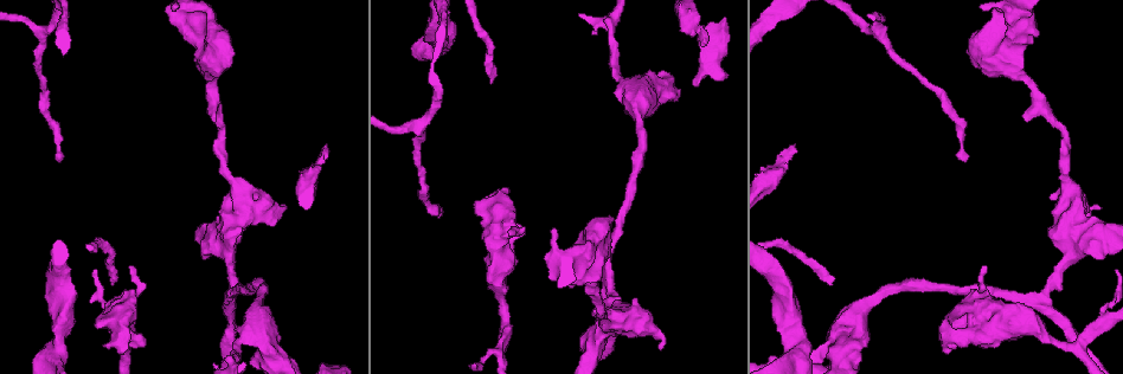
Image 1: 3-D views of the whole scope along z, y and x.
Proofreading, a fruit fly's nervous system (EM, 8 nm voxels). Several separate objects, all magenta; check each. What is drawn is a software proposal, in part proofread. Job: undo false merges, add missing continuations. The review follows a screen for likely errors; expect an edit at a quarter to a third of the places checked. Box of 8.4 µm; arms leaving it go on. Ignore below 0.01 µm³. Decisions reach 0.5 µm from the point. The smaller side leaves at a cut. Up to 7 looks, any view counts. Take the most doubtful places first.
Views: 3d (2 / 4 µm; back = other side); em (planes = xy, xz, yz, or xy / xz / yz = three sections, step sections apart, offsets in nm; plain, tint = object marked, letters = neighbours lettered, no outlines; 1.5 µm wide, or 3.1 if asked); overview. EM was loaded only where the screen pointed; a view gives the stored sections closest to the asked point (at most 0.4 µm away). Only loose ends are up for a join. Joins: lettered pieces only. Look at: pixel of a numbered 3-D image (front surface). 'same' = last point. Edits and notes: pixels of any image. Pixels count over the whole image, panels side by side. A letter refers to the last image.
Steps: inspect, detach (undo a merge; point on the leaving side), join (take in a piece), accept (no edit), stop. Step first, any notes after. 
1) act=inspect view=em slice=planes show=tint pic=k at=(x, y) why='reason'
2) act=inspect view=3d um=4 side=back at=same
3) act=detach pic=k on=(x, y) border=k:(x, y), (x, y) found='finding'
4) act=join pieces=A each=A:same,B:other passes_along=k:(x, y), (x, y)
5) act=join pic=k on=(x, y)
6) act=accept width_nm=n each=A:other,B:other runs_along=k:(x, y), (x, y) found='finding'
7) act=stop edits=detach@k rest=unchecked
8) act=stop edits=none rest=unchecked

act=inspect view=3d um=4 side=back pic=1 at=(113, 279) why='an open end'

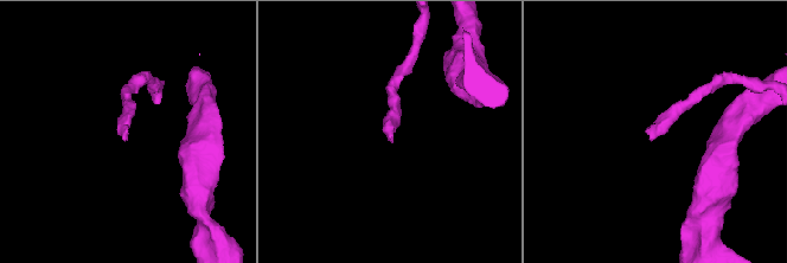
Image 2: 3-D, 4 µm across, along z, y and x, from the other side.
act=inspect view=em slice=planes show=letters pic=2 at=(392, 141) why='need the tissue'

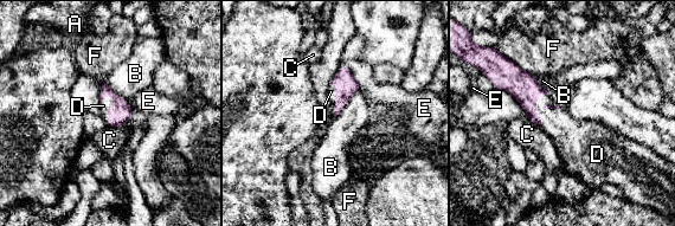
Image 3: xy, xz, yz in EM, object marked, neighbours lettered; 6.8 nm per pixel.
act=join pieces=D each=A:other,B:other,C:other,D:same,E:other,F:other passes_along=3:(119, 111), (108, 108), (103, 105) found='it goes on there'

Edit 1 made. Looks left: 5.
act=inspect view=overview

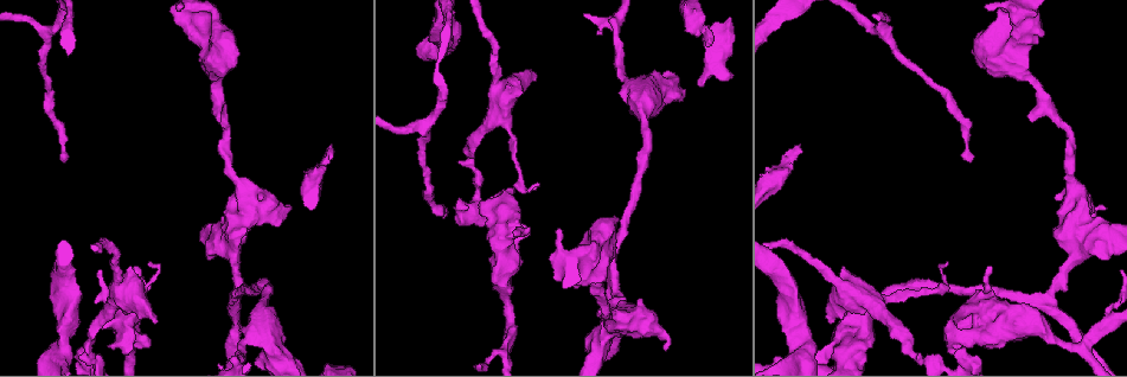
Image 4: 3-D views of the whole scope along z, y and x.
act=inspect view=em slice=xy step=8 show=tint pic=4 at=(135, 269) why='branch stops here'

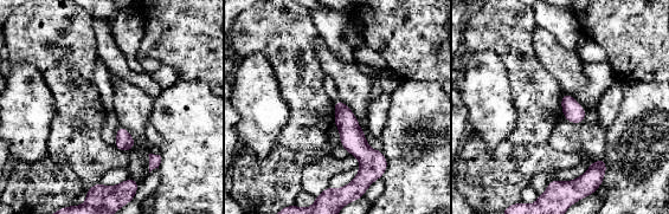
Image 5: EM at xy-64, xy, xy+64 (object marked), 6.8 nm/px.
act=inspect view=em slice=planes show=letters at=same

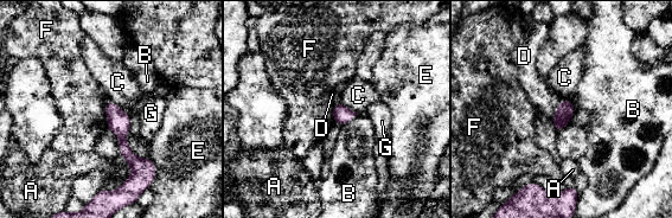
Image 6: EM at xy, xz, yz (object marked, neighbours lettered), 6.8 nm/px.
act=accept width_nm=120 each=A:other,B:other,C:other,D:other,E:other,F:other,G:other runs_along=6:(109, 104), (135, 162), (134, 180) found='none of them fits'

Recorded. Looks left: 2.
act=inspect view=em slice=planes show=letters pic=4 at=(147, 345) why='branch stops here'

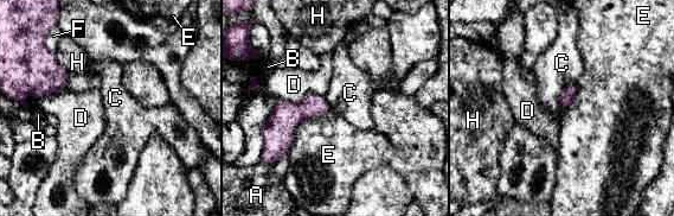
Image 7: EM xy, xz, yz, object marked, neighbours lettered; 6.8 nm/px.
act=accept each=A:other,B:other,C:other,D:other,E:other,F:other,H:other border=7:(323, 96), (277, 99) found='no lettered piece goes on from it'

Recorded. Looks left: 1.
act=stop edits=join@3 rest=unchecked

